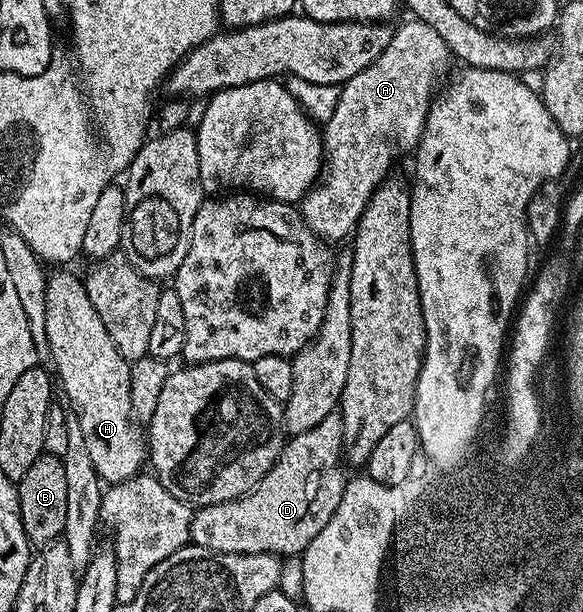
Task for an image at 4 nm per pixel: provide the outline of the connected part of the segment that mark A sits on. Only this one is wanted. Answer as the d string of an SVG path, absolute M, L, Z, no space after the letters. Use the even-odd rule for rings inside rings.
M410 17L407 18L407 23L398 23L394 30L394 36L392 41L389 42L388 47L384 49L382 53L366 69L361 69L360 73L352 77L346 83L342 84L338 93L338 100L336 101L336 109L332 112L332 117L321 128L322 133L322 149L324 152L324 170L321 172L320 178L310 188L305 197L300 200L300 210L302 212L303 219L306 220L307 225L316 232L319 239L325 239L327 241L335 241L334 239L342 239L351 234L357 228L360 217L364 213L364 209L375 188L382 183L383 179L387 178L390 166L393 165L394 159L398 159L401 155L409 156L411 152L417 148L420 137L422 136L422 130L426 127L426 118L430 112L430 105L436 98L436 90L434 86L438 83L438 70L445 65L446 62L451 62L452 56L449 48L446 47L444 41L440 37L440 33L436 33L436 29L432 29L428 25L424 25L419 19Z

